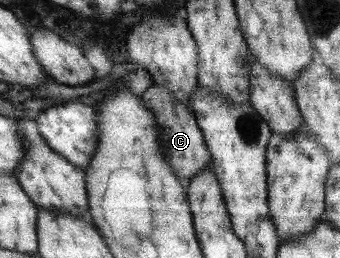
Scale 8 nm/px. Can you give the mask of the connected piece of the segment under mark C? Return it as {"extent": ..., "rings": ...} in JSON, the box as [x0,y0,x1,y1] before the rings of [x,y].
{"extent":[141,84,211,193],"rings":[[[151,84],[141,95],[141,105],[153,116],[155,122],[155,138],[159,153],[186,193],[190,181],[211,164],[211,156],[203,134],[188,106],[175,99],[165,88]]]}

